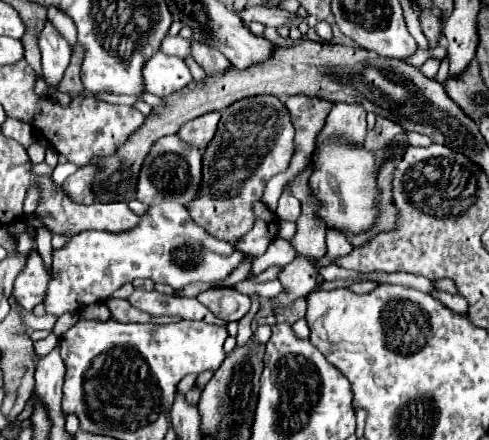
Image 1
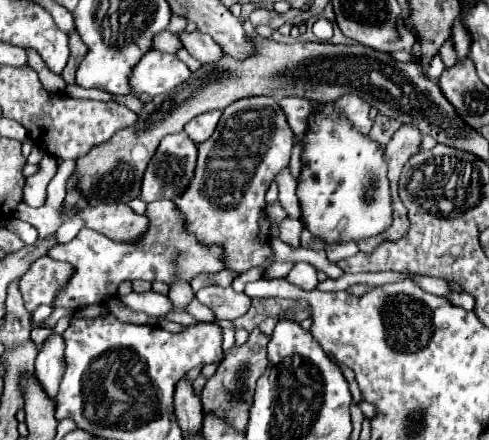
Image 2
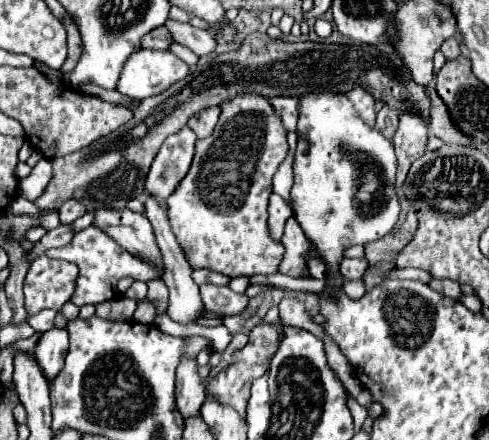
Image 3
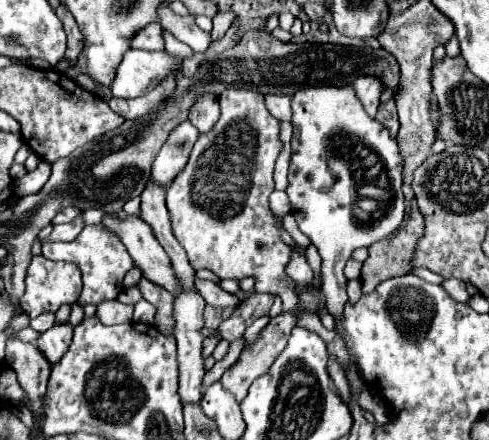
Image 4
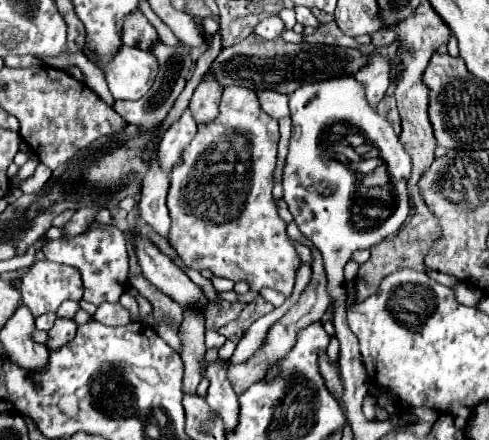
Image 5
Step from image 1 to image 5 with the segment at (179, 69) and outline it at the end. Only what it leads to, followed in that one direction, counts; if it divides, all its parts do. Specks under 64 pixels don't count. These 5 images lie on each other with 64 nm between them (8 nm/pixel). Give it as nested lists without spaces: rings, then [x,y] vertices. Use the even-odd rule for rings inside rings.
[[[122,46],[114,60],[104,66],[104,72],[116,100],[138,100],[148,92],[152,80],[156,80],[158,64],[150,52]]]

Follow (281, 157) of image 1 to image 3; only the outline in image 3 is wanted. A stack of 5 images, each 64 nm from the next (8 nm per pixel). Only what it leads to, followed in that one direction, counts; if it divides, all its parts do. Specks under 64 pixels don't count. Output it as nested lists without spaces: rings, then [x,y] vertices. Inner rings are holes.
[[[240,94],[224,104],[214,132],[204,140],[196,140],[192,168],[174,190],[174,194],[166,200],[172,232],[178,238],[180,246],[186,248],[192,268],[210,268],[230,278],[274,274],[278,270],[278,264],[284,256],[284,246],[272,240],[268,234],[266,206],[272,192],[272,176],[288,154],[286,136],[288,130],[284,128],[280,116],[272,112],[268,98],[258,94]]]

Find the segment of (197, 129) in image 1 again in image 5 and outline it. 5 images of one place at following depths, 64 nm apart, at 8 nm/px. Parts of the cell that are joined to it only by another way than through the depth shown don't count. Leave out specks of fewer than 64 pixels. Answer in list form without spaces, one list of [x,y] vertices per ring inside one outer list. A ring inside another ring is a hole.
[[[206,78],[204,82],[198,84],[188,106],[196,124],[208,124],[208,120],[214,120],[218,116],[220,96],[222,96],[222,88],[218,86],[216,80]]]

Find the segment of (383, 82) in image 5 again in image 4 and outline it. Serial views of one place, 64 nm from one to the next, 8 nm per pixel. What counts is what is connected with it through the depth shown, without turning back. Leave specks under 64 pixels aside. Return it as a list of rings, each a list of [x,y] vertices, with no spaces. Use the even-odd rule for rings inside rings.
[[[362,76],[354,82],[354,90],[356,96],[360,98],[364,110],[368,112],[368,116],[376,116],[376,108],[380,104],[380,94],[382,94],[382,84],[380,80],[372,78],[372,76]]]

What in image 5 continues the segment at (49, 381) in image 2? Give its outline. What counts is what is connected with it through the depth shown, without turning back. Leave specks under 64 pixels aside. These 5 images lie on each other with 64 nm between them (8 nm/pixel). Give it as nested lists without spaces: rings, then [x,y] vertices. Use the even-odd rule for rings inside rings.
[[[58,318],[58,320],[54,322],[54,326],[52,326],[52,330],[48,330],[46,348],[48,348],[50,352],[54,352],[56,348],[60,348],[60,346],[68,344],[68,340],[72,340],[72,338],[74,338],[76,328],[78,328],[78,326],[74,324],[74,320]]]

